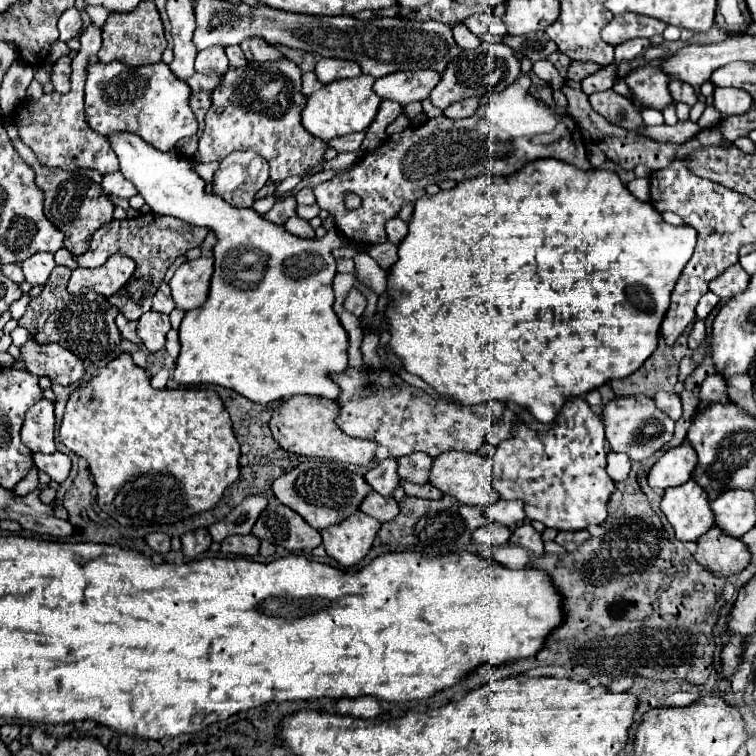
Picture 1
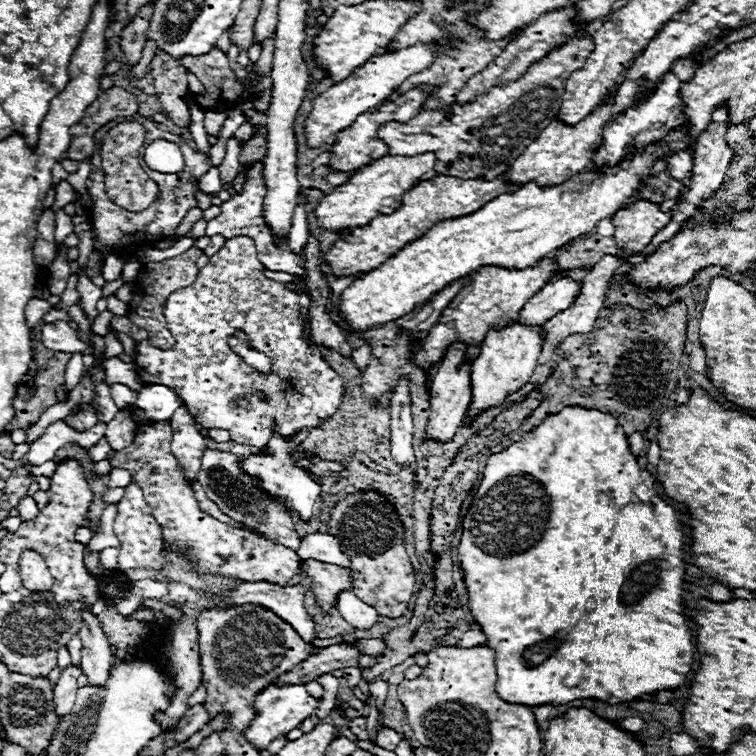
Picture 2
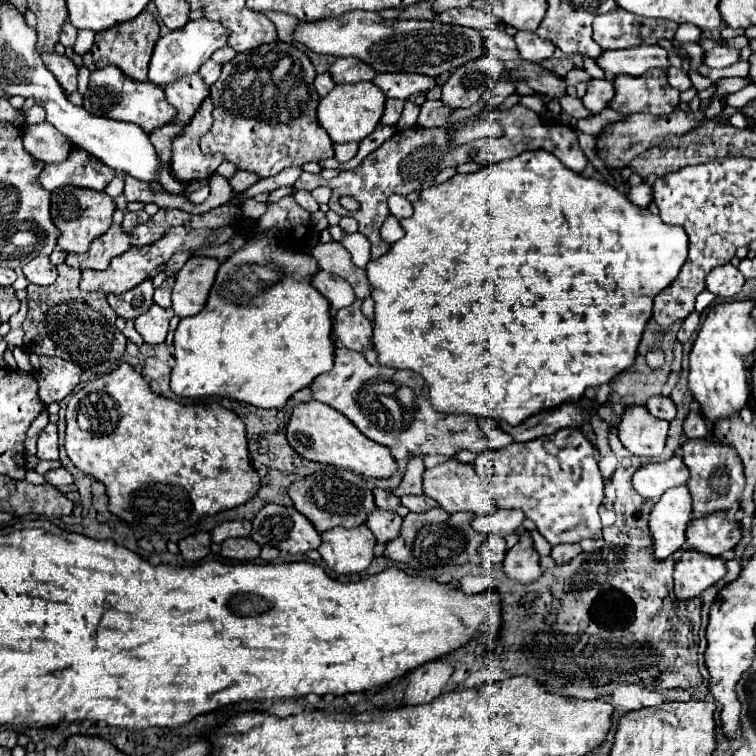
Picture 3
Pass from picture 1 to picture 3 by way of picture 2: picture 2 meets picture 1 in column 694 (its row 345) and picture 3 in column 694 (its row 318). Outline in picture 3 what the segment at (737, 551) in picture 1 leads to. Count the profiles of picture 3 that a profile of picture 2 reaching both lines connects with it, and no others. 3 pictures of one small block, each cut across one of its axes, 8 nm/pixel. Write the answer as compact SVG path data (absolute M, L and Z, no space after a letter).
M686 550L674 570L674 594L684 598L700 596L708 586L722 580L726 574L726 562L720 556Z

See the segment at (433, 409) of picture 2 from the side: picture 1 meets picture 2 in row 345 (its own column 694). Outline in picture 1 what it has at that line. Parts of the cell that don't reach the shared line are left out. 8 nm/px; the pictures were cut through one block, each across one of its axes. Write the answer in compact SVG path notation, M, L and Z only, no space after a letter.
M684 440L678 448L666 450L666 454L650 468L648 484L652 490L666 490L670 486L682 486L690 480L696 464L694 448Z

